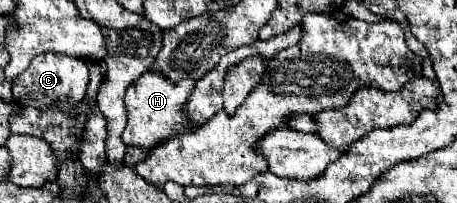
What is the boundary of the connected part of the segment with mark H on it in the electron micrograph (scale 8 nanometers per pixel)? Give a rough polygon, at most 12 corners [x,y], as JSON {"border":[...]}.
{"border":[[146,70],[126,90],[122,140],[150,148],[194,126],[194,80]]}

